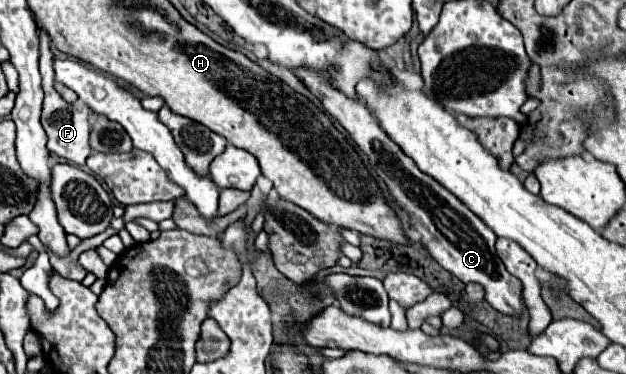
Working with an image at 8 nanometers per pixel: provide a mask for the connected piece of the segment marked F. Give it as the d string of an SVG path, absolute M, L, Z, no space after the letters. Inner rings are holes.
M41 31L41 59L39 59L39 73L41 73L41 87L45 91L43 99L43 111L41 111L41 125L47 133L47 149L55 153L57 157L67 159L75 165L85 165L85 159L91 155L89 147L89 131L91 131L91 109L85 103L69 105L57 91L55 91L55 71L53 71L53 53L49 49L49 37L45 31Z

